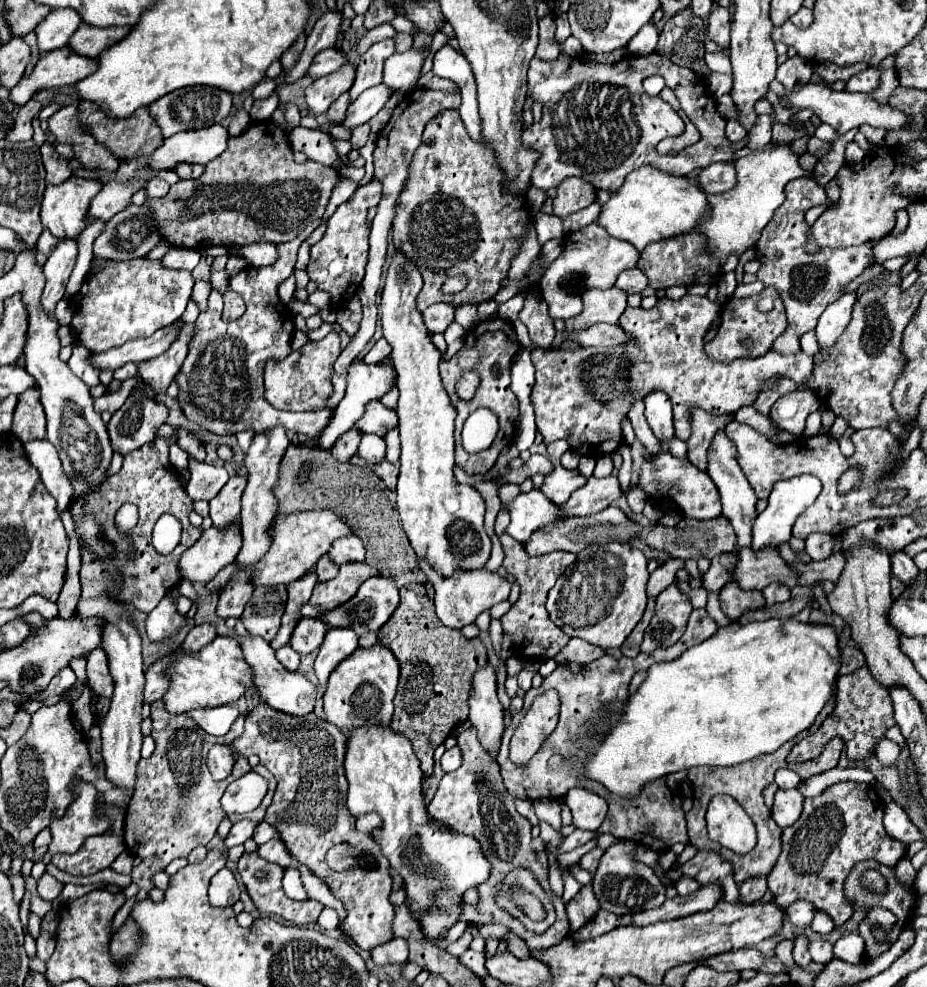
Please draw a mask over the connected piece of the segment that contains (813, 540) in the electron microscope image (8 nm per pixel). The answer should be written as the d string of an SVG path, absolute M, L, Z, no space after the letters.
M811 534L805 540L805 552L809 554L811 560L825 560L831 556L835 538L829 534Z

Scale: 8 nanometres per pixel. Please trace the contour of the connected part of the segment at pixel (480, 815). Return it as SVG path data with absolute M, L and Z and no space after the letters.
M469 728L469 730L461 732L459 738L457 738L457 746L463 752L463 764L455 772L447 772L443 776L435 798L427 806L427 812L429 812L429 816L435 822L445 824L451 832L473 836L481 844L481 852L485 854L485 858L491 862L489 878L485 882L477 884L479 906L475 908L475 906L471 906L467 902L461 902L463 914L459 916L459 920L467 922L467 924L493 924L493 922L495 924L503 924L503 926L507 926L512 932L525 940L525 944L527 944L530 950L543 950L547 946L553 946L555 942L561 942L569 934L569 922L567 922L567 912L565 912L563 898L553 896L553 900L555 900L553 904L555 904L555 910L557 910L557 920L555 920L555 924L545 934L531 934L531 932L527 932L519 920L511 918L507 912L503 912L495 904L497 884L501 882L501 878L509 870L513 870L517 866L529 868L535 874L535 878L539 880L539 884L543 886L543 890L551 892L549 878L547 878L545 844L543 842L535 842L535 838L531 836L529 820L523 818L515 810L511 794L507 792L507 788L503 788L499 766L497 766L497 762L491 762L487 758L487 752L483 750L483 746L477 740L475 728Z

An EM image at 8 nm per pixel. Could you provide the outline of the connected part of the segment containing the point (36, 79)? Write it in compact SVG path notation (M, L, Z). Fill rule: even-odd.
M67 46L41 54L33 66L33 72L29 76L23 76L19 84L9 90L9 100L17 106L23 106L39 90L75 84L87 74L95 72L95 62L95 58L79 58L79 54L67 50Z

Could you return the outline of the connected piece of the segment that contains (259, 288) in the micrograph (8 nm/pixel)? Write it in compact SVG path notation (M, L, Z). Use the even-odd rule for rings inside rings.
M341 176L333 188L333 194L327 202L323 218L307 226L307 230L303 230L295 240L277 244L279 256L275 264L265 266L265 268L245 266L243 270L239 270L235 276L229 278L229 288L241 294L247 304L247 310L239 320L223 322L221 320L223 294L217 290L211 292L207 310L201 312L199 318L195 320L195 334L189 344L189 354L179 374L175 376L175 382L179 384L179 406L191 422L207 428L213 434L237 434L249 428L259 432L259 430L271 430L275 426L283 426L285 430L293 428L299 434L313 438L315 442L319 440L321 432L333 418L333 410L323 408L323 410L301 412L301 414L289 414L289 412L275 410L263 398L263 368L269 358L279 360L291 352L291 336L295 332L293 314L289 314L291 310L289 308L285 310L285 306L279 302L279 296L277 296L279 284L285 282L293 274L295 262L297 262L297 250L301 242L317 226L329 220L335 208L347 202L347 198L351 198L357 186L359 182L353 182L351 178Z

